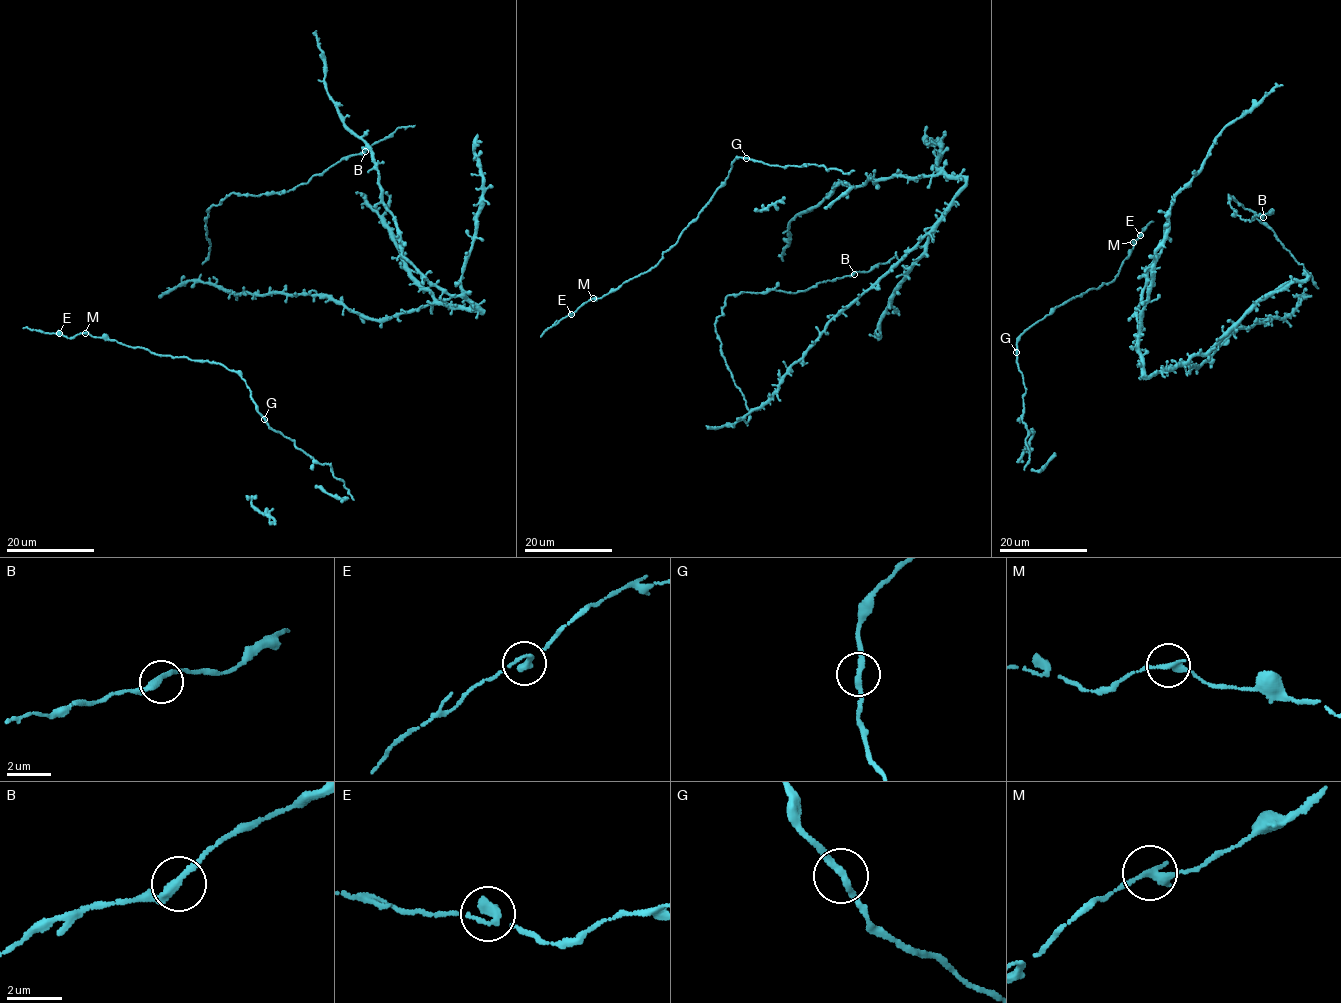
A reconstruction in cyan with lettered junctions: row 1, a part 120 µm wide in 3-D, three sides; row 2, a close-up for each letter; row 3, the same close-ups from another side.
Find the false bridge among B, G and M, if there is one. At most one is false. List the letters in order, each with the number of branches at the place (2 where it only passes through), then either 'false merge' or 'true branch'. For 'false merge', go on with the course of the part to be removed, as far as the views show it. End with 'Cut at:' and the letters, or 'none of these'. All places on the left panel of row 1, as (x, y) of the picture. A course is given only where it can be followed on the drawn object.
B: 2 | true branch
G: 2 | true branch
M: 2 | true branch
Cut at: none of these

